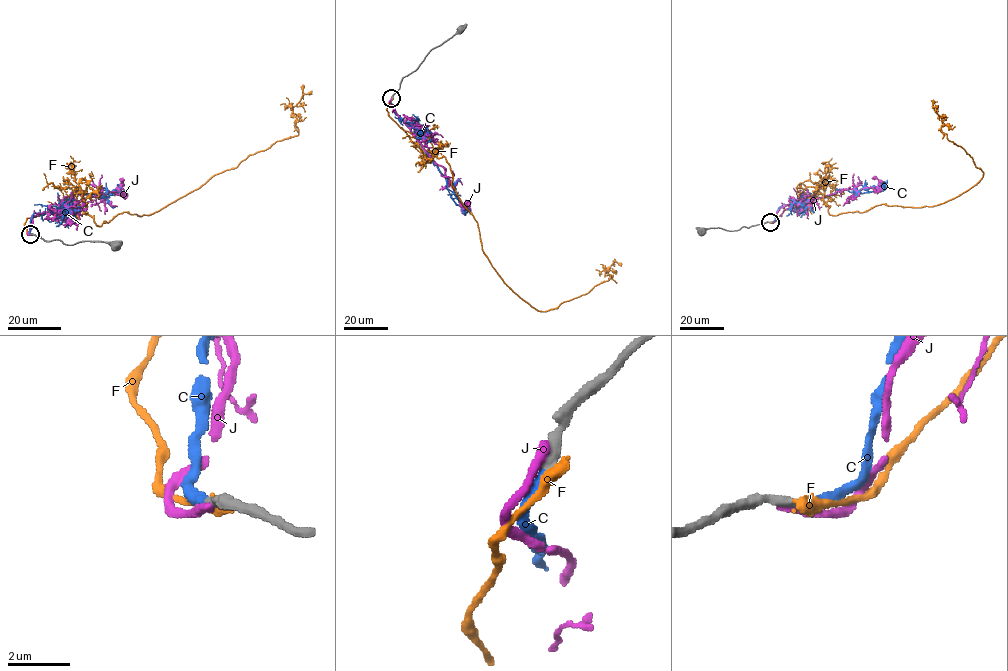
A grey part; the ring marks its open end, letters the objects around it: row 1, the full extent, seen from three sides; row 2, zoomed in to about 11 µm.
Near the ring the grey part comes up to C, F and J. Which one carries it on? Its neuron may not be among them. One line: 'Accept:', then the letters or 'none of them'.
Accept: C

